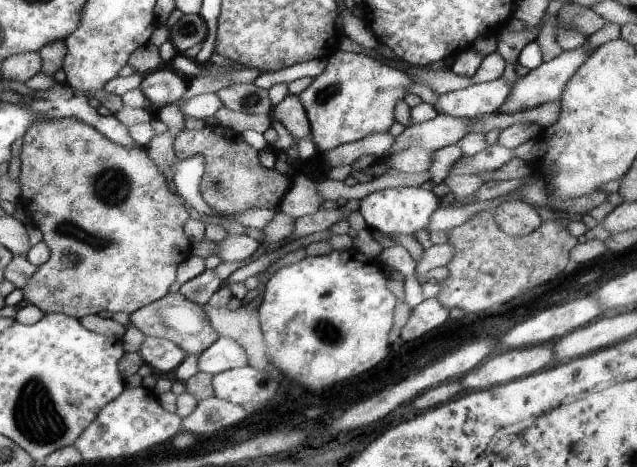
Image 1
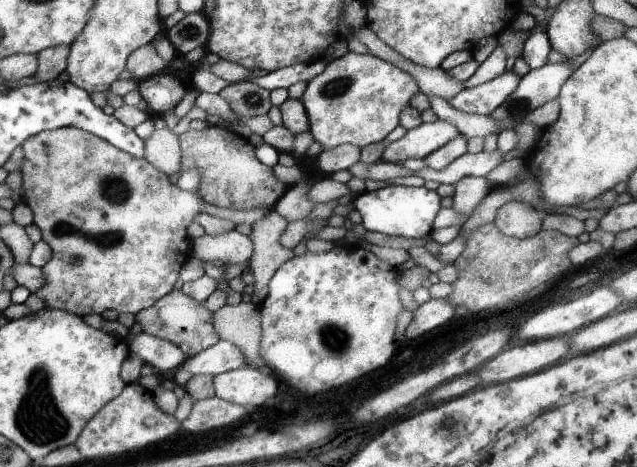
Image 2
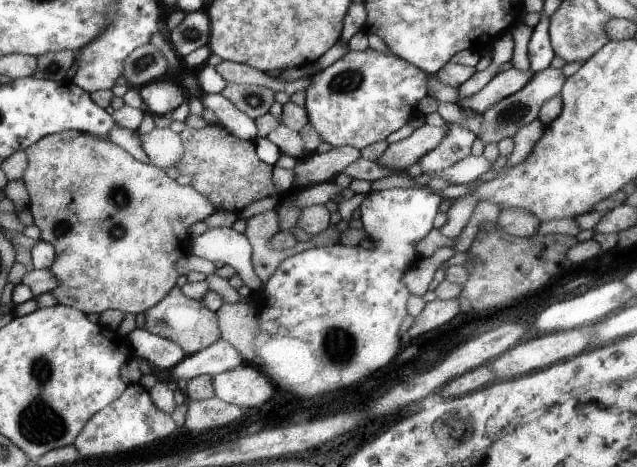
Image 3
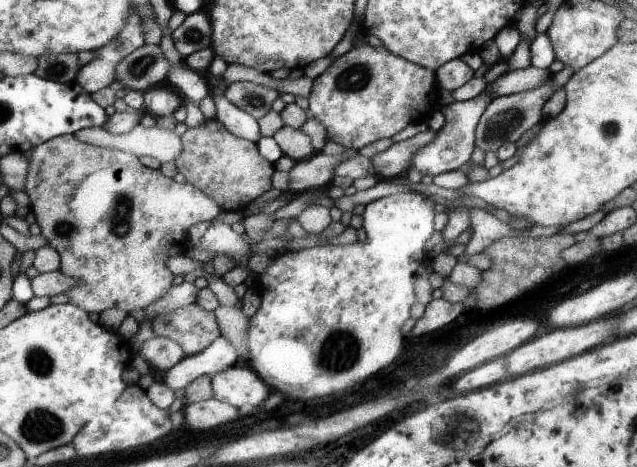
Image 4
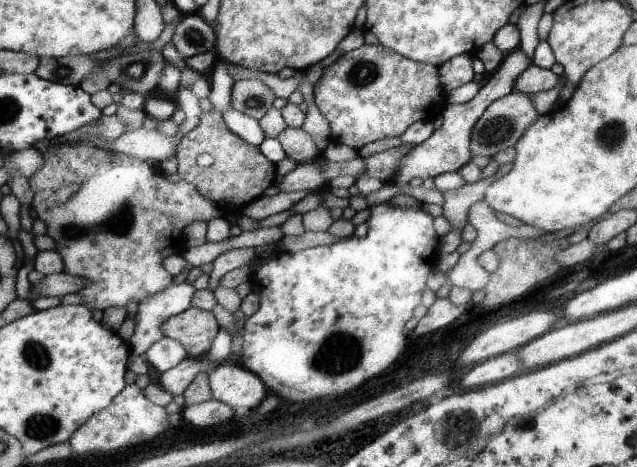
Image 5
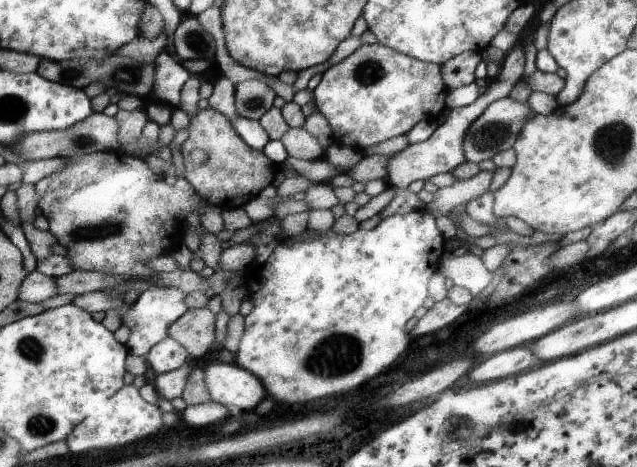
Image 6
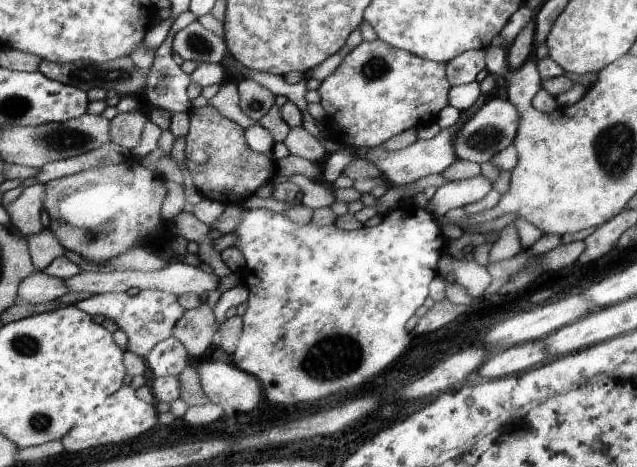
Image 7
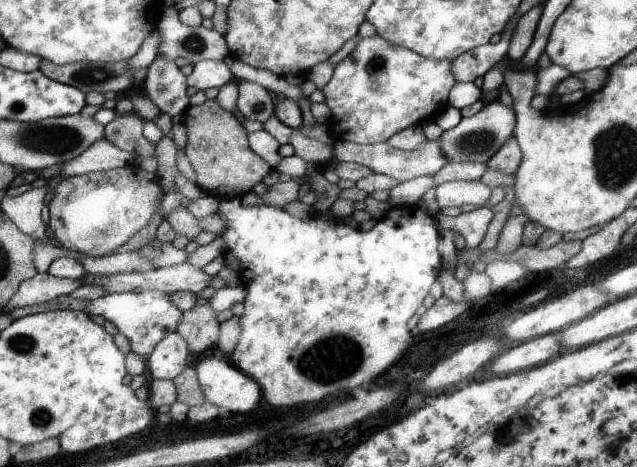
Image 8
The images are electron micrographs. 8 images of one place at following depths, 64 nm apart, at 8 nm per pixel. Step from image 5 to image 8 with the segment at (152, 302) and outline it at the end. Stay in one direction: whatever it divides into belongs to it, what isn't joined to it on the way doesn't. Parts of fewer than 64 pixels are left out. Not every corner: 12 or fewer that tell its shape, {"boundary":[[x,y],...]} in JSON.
{"boundary":[[159,290],[110,293],[84,306],[150,357],[183,310]]}

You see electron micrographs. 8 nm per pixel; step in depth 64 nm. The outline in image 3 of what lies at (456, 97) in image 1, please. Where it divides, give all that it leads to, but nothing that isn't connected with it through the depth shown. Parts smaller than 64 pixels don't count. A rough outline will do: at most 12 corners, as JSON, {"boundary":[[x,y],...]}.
{"boundary":[[512,67],[476,94],[458,98],[462,110],[482,115],[522,90],[536,72]]}

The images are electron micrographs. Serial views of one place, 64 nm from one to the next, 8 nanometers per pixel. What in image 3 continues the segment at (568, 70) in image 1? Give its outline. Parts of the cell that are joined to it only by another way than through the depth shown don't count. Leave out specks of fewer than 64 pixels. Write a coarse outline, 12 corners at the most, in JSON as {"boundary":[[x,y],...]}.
{"boundary":[[539,70],[482,114],[484,144],[498,144],[539,117],[566,80]]}

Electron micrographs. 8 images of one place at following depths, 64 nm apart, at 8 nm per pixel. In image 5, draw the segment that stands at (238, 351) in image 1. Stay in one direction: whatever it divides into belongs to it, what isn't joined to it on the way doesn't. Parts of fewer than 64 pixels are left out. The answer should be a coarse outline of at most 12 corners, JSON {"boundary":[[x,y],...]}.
{"boundary":[[218,328],[210,350],[163,372],[160,386],[182,394],[198,372],[209,373],[233,353],[231,335]]}

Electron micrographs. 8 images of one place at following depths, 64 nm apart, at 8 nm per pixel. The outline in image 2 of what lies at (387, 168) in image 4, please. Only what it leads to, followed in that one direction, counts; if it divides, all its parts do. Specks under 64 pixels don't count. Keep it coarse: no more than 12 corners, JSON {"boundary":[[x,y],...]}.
{"boundary":[[446,120],[408,129],[386,146],[381,159],[401,165],[424,158],[456,138]]}

